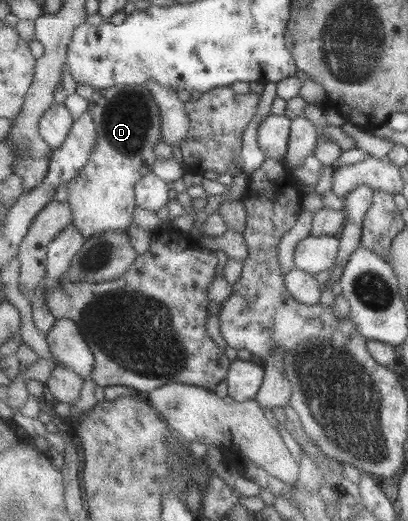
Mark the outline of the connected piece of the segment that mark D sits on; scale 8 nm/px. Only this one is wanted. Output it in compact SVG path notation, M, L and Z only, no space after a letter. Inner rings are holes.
M77 84L76 94L87 100L98 138L85 168L66 184L69 189L67 203L74 212L73 225L87 239L107 232L127 232L138 210L136 184L159 160L155 148L164 141L161 109L146 84L109 89Z

